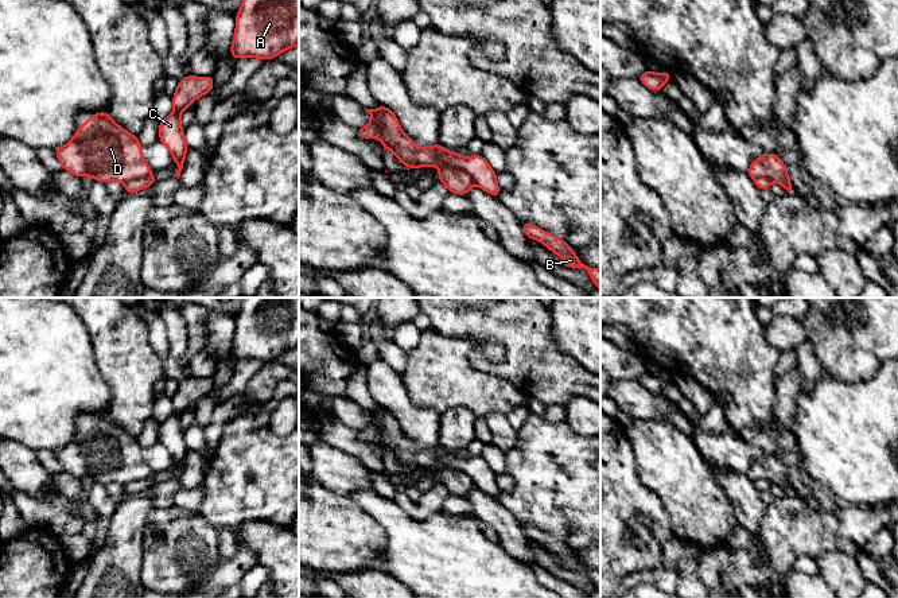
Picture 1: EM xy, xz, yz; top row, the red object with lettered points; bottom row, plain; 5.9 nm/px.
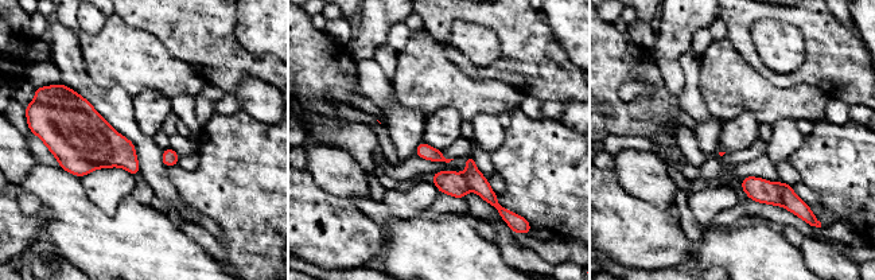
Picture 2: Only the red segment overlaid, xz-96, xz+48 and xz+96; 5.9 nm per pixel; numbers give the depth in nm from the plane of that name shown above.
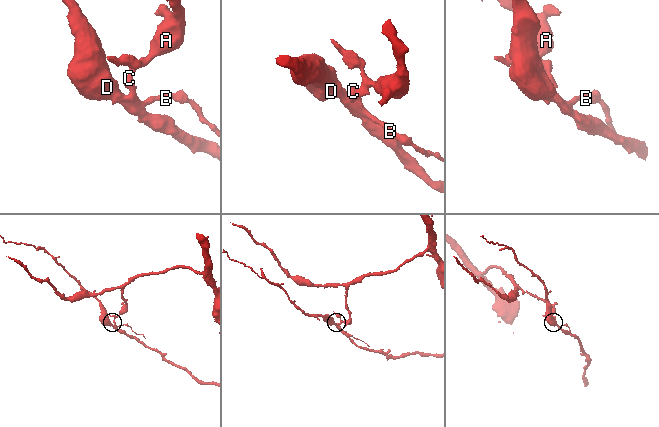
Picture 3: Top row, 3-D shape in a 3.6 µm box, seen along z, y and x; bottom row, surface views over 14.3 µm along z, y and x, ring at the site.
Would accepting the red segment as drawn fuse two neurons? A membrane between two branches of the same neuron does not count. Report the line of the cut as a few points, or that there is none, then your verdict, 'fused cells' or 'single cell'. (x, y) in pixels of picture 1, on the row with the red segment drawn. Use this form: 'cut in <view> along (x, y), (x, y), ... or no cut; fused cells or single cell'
cut in xz along (439, 154), (446, 163), (461, 167), (474, 182); fused cells

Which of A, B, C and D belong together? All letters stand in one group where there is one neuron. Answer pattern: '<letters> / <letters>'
A B C / D

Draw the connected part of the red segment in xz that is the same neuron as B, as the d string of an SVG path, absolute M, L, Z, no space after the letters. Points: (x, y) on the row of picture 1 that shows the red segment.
M521 222L521 226L526 238L533 238L544 244L549 251L555 252L564 261L565 267L584 268L588 272L595 288L600 290L600 268L590 268L584 265L575 255L574 248L571 248L557 236L551 234L529 222Z

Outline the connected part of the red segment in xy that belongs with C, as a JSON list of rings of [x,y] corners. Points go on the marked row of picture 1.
[[[188,74],[178,82],[178,88],[172,94],[174,110],[159,123],[159,139],[171,152],[178,171],[174,174],[179,179],[180,171],[184,166],[186,152],[188,145],[183,135],[180,114],[188,105],[214,89],[214,79],[211,75],[194,77]]]

